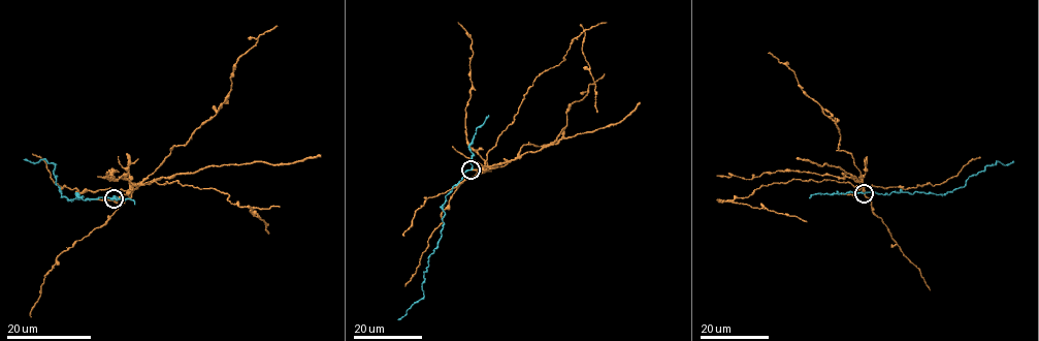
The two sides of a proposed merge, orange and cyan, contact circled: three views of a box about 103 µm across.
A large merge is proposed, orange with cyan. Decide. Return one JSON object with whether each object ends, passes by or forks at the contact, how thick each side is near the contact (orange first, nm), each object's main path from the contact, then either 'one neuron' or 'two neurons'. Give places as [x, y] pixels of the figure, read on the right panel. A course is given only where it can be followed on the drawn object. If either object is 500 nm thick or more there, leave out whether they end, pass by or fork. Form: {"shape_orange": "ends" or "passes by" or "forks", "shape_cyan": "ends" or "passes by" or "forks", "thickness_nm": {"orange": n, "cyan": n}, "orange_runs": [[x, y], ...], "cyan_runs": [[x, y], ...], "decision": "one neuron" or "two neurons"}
{"shape_orange": "ends", "shape_cyan": "passes by", "thickness_nm": {"orange": 240, "cyan": 180}, "orange_runs": [[864, 194], [861, 187], [848, 183], [791, 179], [761, 185], [747, 197], [726, 200], [796, 215], [807, 221]], "cyan_runs": [[864, 194], [901, 191], [946, 194], [963, 186], [967, 179], [986, 165], [998, 161], [1009, 164], [1013, 161]], "decision": "two neurons"}

